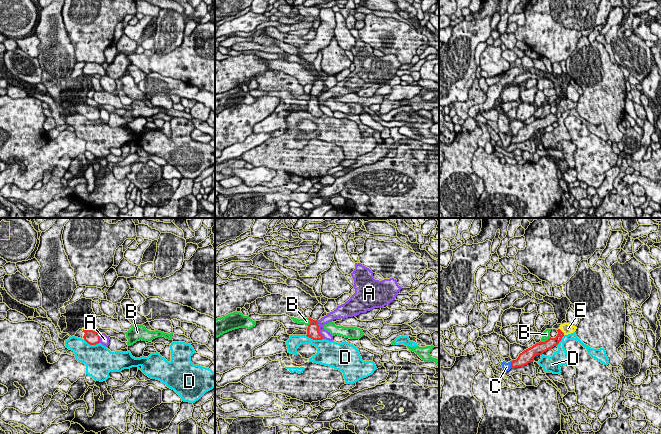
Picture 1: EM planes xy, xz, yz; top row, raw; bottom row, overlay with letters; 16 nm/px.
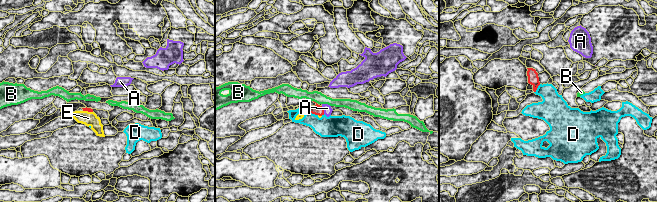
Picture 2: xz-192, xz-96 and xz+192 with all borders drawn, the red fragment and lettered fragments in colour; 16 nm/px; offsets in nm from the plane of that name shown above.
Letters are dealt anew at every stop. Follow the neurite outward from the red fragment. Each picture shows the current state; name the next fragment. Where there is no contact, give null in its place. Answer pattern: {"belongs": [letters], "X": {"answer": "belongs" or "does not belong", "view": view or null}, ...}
{"belongs": ["E"], "A": {"answer": "does not belong", "view": "xz"}, "B": {"answer": "does not belong", "view": "yz"}, "C": {"answer": "does not belong", "view": "yz"}, "D": {"answer": "does not belong", "view": "xz"}, "E": {"answer": "belongs", "view": "yz"}}

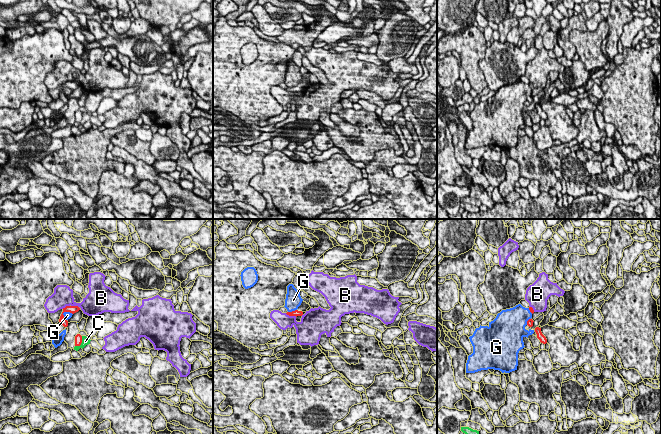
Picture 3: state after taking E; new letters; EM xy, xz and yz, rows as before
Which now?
{"belongs": [], "B": {"answer": "does not belong", "view": "xz"}, "C": {"answer": "does not belong", "view": "xy"}, "G": {"answer": "does not belong", "view": "xz"}}

